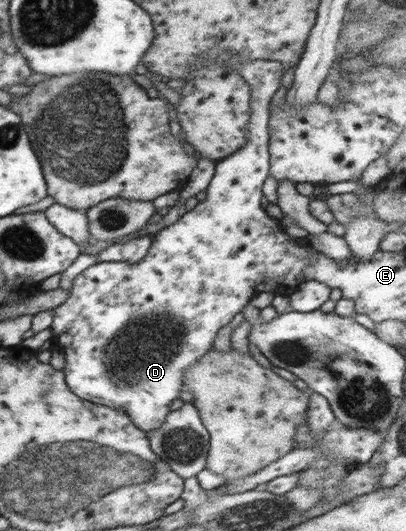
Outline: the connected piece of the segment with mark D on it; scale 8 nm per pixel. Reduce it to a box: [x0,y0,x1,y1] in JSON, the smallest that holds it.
[50,50,315,434]

